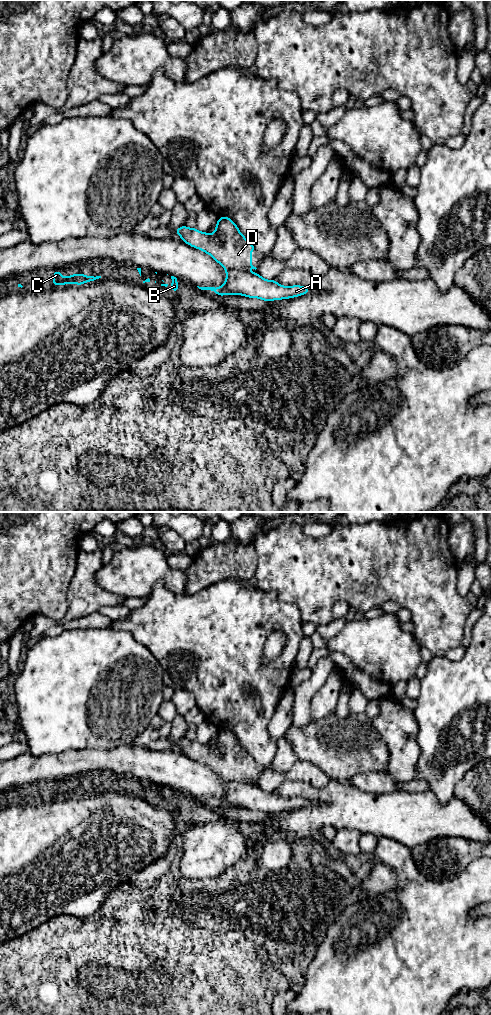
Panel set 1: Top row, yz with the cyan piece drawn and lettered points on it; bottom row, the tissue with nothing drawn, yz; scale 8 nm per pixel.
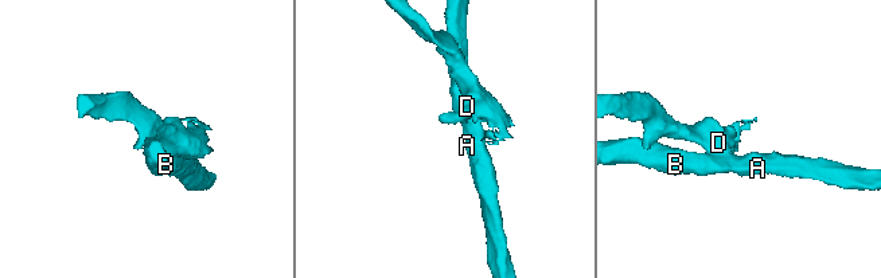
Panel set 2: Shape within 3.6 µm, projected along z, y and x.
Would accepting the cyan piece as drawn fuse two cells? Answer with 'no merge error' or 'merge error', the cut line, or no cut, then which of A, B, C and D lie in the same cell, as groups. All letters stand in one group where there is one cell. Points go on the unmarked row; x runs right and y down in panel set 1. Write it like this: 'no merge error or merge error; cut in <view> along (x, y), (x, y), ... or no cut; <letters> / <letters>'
merge error; cut in yz along (246, 782), (228, 781), (226, 783); A B C / D

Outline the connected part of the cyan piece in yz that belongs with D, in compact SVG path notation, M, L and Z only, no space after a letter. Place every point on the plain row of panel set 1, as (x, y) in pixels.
M219 729L212 747L185 737L174 742L182 754L210 767L226 783L257 781L251 775L251 764L256 760L240 744L229 729Z

